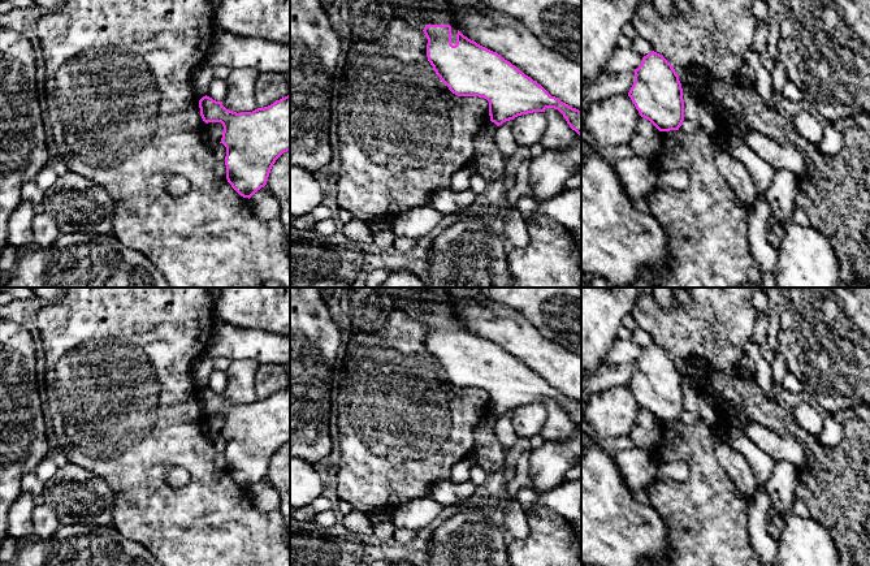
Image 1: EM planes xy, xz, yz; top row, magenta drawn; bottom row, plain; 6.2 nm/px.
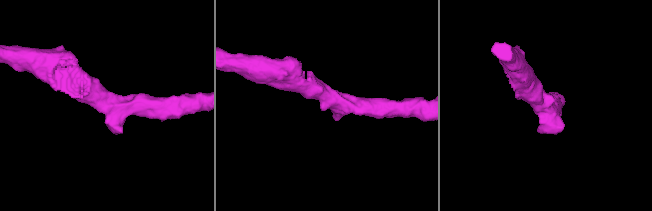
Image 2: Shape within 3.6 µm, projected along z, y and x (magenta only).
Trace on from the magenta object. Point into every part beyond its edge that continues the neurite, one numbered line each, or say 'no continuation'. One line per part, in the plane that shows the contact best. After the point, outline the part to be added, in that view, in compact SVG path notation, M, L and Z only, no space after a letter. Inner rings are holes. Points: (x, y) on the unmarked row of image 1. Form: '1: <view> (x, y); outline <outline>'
1: xz (418, 303); outline M385 288L395 310L410 319L424 321L427 316L450 316L451 336L456 336L458 317L447 288Z

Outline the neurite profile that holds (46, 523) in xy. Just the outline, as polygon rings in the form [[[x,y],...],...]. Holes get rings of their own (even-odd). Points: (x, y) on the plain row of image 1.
[[[36,505],[34,507],[31,520],[34,533],[43,540],[52,537],[61,527],[56,513],[46,505]]]

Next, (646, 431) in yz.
[[[641,409],[628,436],[636,448],[652,454],[661,441],[661,423],[649,411]]]

